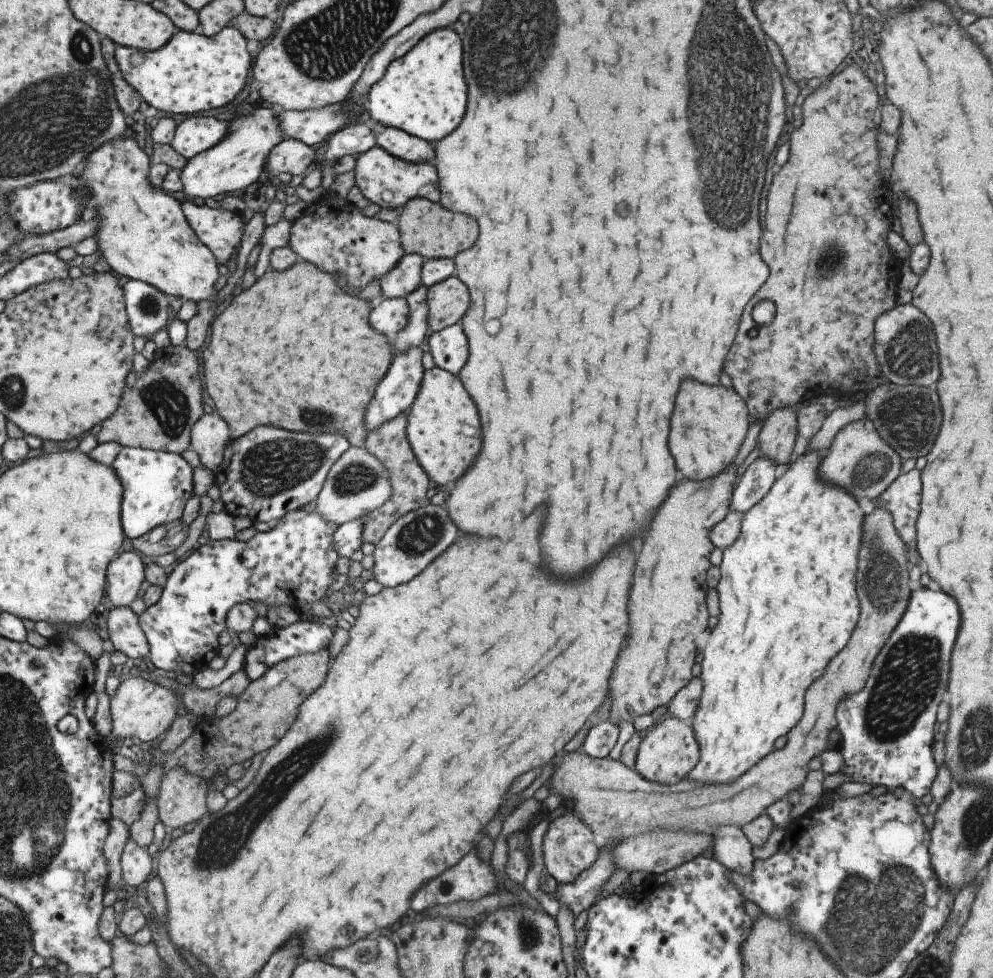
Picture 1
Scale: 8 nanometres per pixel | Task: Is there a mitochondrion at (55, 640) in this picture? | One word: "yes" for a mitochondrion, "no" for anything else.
no

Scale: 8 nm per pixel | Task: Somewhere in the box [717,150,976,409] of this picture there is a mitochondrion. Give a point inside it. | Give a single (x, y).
(907, 350)

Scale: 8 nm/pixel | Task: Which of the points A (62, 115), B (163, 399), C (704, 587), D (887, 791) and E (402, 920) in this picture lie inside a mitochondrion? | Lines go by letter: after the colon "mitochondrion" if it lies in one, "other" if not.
A: mitochondrion
B: mitochondrion
C: other
D: other
E: other

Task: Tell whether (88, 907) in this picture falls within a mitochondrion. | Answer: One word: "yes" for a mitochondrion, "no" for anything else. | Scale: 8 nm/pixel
no

